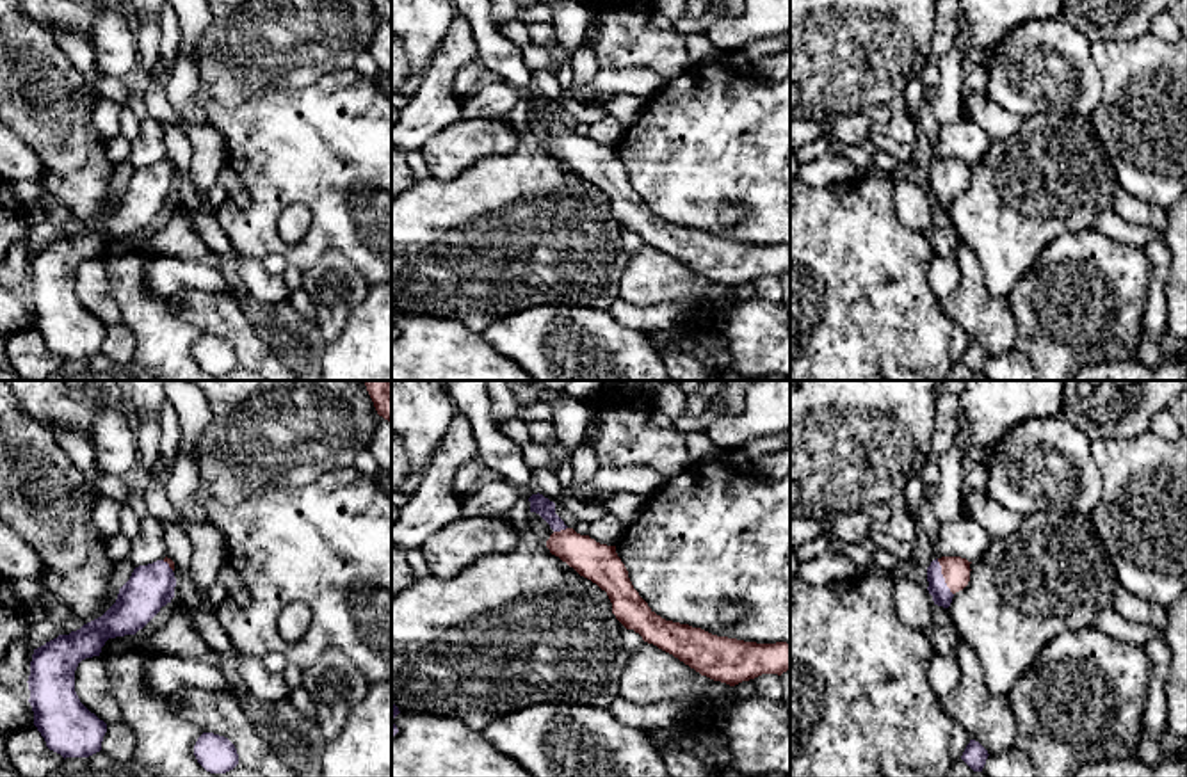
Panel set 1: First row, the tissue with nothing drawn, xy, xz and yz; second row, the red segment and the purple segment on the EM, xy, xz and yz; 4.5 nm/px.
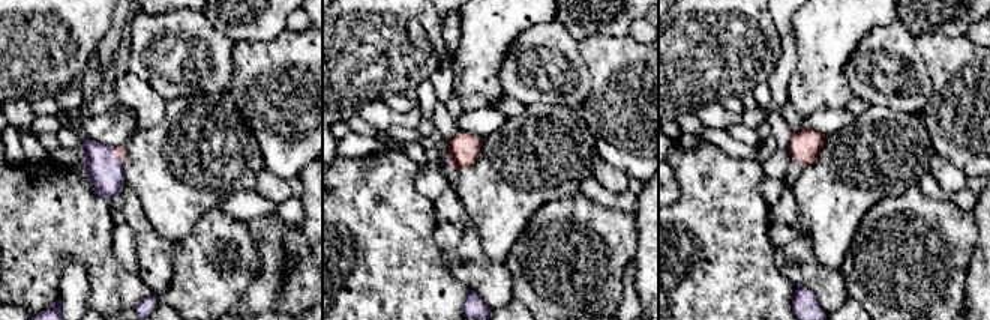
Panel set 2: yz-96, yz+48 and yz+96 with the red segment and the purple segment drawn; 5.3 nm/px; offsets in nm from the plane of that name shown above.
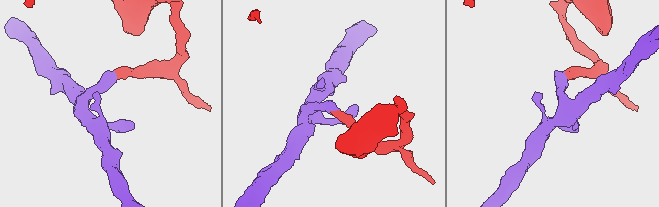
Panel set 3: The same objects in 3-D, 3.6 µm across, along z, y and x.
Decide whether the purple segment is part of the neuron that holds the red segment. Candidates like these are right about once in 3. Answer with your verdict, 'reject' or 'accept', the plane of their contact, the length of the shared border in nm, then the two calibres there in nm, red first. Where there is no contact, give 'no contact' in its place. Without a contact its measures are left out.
accept | yz | 180 nm | 130/90 nm

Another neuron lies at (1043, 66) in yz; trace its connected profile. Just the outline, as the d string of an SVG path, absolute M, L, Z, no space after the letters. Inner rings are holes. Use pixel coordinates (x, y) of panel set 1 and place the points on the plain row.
M1032 20L1009 32L988 55L988 96L1020 117L1091 117L1103 80L1091 43L1066 20Z

